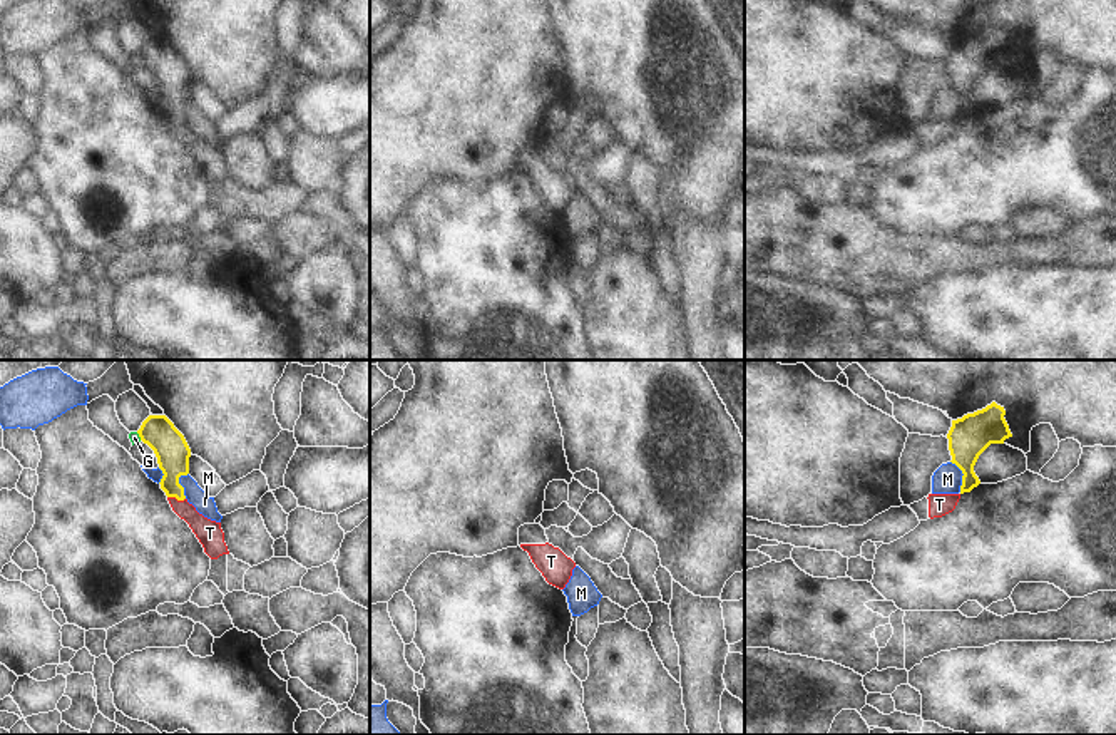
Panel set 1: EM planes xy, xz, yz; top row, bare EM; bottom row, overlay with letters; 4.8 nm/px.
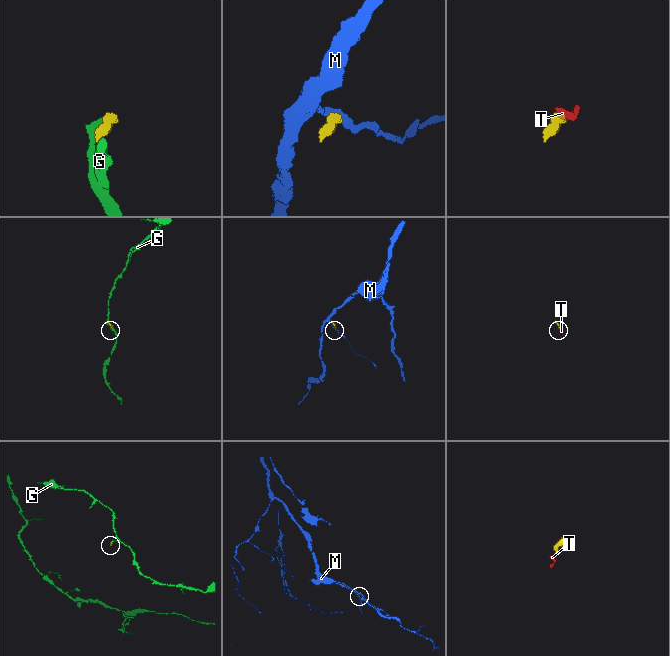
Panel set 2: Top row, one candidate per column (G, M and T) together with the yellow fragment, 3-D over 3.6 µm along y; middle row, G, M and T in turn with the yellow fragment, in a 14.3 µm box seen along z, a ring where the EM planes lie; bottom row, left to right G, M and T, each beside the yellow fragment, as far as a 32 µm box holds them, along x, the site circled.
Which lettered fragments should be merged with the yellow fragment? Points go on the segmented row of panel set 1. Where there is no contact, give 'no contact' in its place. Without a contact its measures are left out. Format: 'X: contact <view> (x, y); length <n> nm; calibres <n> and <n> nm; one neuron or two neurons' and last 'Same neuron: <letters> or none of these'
G: contact xy (139, 436); length 50 nm; calibres 160 and 50 nm; two neurons
M: contact yz (962, 476); length 160 nm; calibres 190 and 140 nm; two neurons
T: contact xy (176, 498); length 90 nm; calibres 160 and 120 nm; one neuron
Same neuron: T

